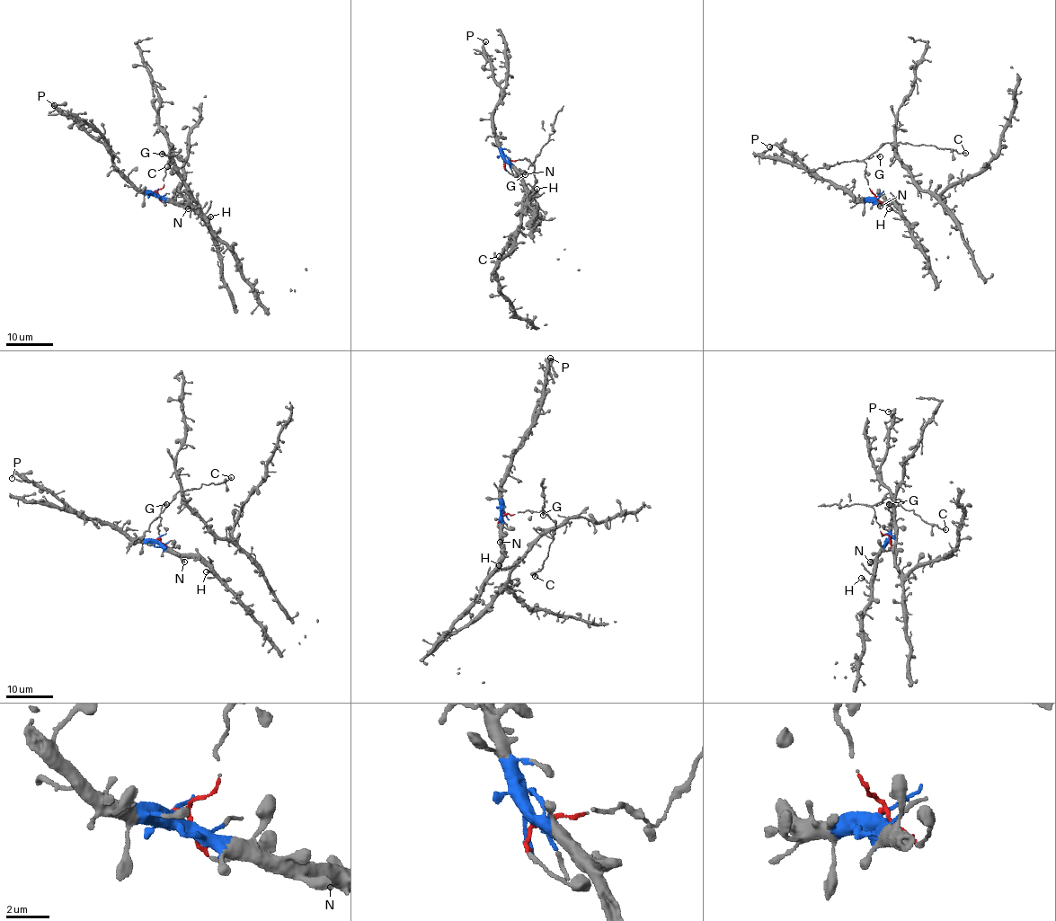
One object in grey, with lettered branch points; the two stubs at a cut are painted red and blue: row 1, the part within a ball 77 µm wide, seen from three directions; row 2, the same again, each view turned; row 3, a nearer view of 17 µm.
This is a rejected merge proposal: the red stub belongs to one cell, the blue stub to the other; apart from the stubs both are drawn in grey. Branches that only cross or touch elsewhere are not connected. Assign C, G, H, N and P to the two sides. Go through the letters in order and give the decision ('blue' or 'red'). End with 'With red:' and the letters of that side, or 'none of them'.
C: red
G: red
H: blue
N: blue
P: blue
With red: C, G

